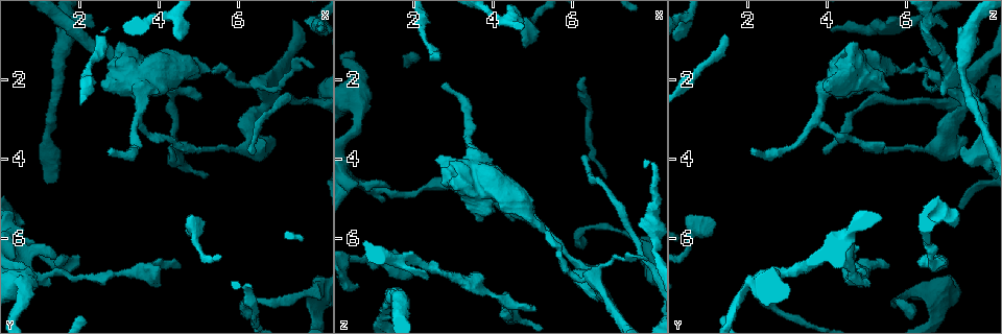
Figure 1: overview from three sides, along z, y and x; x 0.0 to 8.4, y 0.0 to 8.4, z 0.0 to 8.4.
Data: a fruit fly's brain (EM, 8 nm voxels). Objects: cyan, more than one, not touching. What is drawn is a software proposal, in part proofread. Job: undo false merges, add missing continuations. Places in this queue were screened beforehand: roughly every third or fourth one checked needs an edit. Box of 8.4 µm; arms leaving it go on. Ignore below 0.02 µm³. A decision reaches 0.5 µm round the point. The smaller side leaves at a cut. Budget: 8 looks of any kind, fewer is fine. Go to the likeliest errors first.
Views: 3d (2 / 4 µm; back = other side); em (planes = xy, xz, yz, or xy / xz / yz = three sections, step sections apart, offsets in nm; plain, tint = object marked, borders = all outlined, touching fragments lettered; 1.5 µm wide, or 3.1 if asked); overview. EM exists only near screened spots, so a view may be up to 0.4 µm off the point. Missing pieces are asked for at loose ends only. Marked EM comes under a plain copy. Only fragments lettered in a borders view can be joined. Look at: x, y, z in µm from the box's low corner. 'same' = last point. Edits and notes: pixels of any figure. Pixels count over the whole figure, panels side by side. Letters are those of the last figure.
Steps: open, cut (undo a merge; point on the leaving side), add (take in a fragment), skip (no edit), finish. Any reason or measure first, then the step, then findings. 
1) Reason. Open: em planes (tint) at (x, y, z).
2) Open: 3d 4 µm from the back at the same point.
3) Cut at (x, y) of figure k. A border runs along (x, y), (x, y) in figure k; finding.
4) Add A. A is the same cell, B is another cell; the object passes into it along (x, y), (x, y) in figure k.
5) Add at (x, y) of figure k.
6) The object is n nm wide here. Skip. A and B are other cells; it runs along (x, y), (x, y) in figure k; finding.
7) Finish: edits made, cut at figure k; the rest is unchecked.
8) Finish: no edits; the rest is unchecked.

End of a long branch. Open: 3d 4 µm from the back at (4.50, 6.75, 5.60).

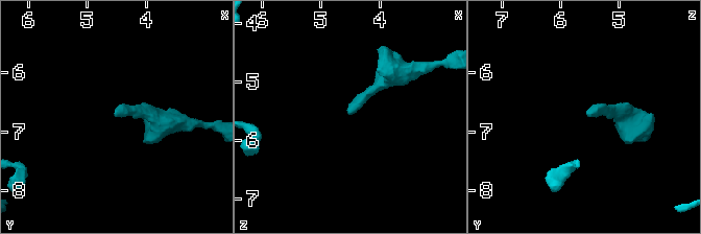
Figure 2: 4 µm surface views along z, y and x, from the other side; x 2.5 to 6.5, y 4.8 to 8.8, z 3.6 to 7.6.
Open: em xz step 4 (tint) at (4.50, 6.70, 5.55).

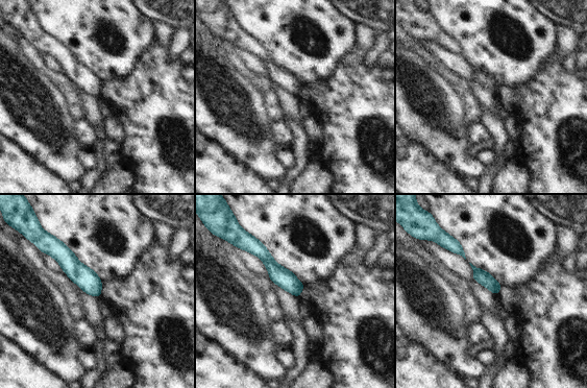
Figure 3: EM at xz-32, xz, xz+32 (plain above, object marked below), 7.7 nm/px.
Open: em planes (borders) at the same point.

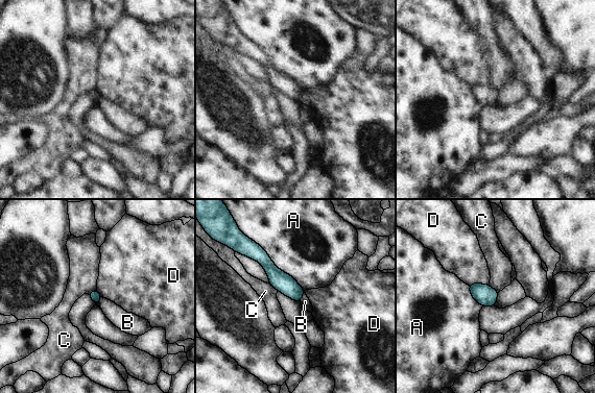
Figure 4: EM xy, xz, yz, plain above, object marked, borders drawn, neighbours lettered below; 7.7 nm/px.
The longest contact is with A, 550 nm. Skip. A, B, C and D are other cells; it runs along (256, 251), (298, 298) in figure 4; no lettered fragment goes on from it.

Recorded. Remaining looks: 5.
Side arm on a straight run. Open: 3d 2 µm at (3.50, 3.05, 3.75).

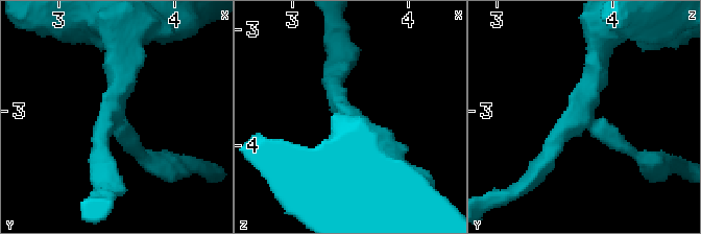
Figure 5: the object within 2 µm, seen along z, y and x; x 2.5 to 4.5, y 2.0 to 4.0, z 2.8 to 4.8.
3 arms meet here. Open: em xz step 8 (tint) at (3.48, 3.00, 3.76).

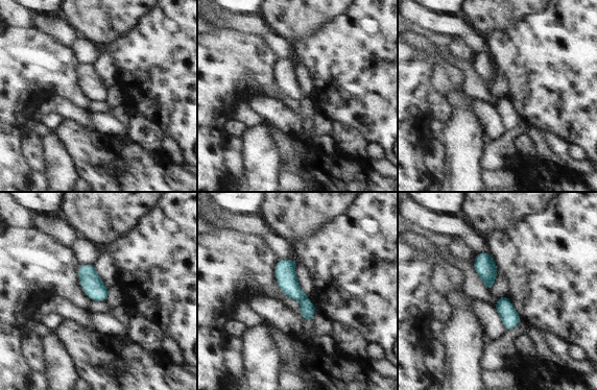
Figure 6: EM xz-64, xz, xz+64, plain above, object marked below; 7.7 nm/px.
Open: em xy step 8 (borders) at the same point.

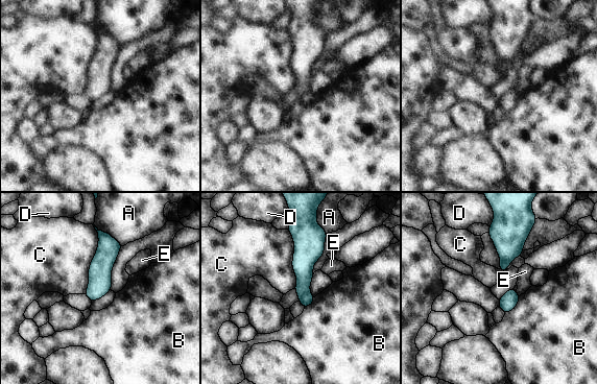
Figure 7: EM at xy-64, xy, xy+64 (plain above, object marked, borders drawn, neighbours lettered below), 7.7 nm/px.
The object is 60 nm wide here. Cut at (303, 264) of figure 7. A, B, C, D and E are other cells; a border runs along (309, 291), (300, 300) in figure 7; a second cell is stuck on.

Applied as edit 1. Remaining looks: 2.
Finish: edits made, cut at figure 7; the rest is unchecked.

